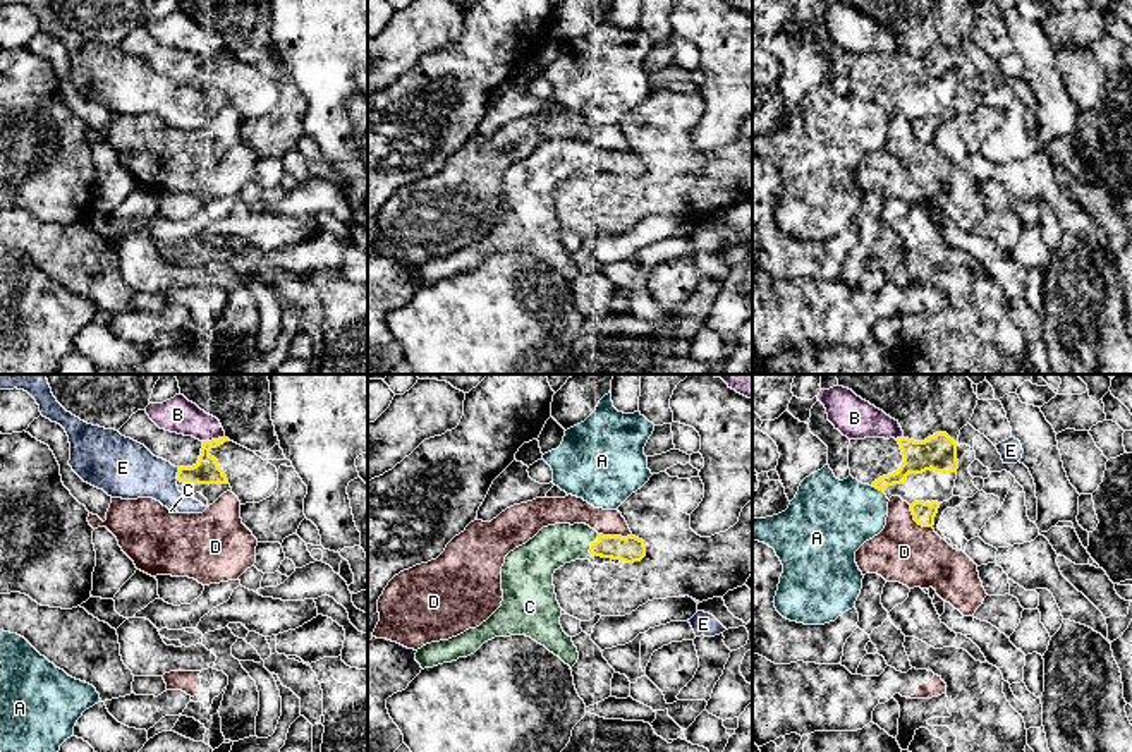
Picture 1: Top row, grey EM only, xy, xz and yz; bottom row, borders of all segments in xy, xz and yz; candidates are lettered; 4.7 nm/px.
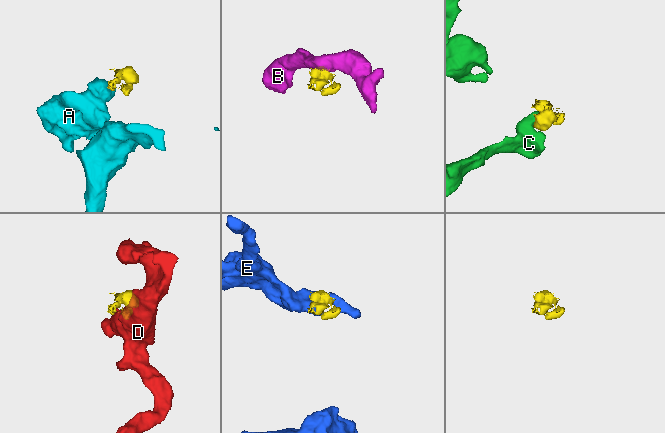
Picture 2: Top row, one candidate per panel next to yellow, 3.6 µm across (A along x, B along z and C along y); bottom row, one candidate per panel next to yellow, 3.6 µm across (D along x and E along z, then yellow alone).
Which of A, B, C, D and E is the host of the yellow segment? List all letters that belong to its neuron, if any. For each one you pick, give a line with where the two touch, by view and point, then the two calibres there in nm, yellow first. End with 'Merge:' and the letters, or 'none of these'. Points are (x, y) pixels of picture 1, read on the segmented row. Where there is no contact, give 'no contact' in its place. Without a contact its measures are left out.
C: meets yellow in xz at (591, 545); 120 nm thick on the yellow side, 200 nm on the other
Merge: C

